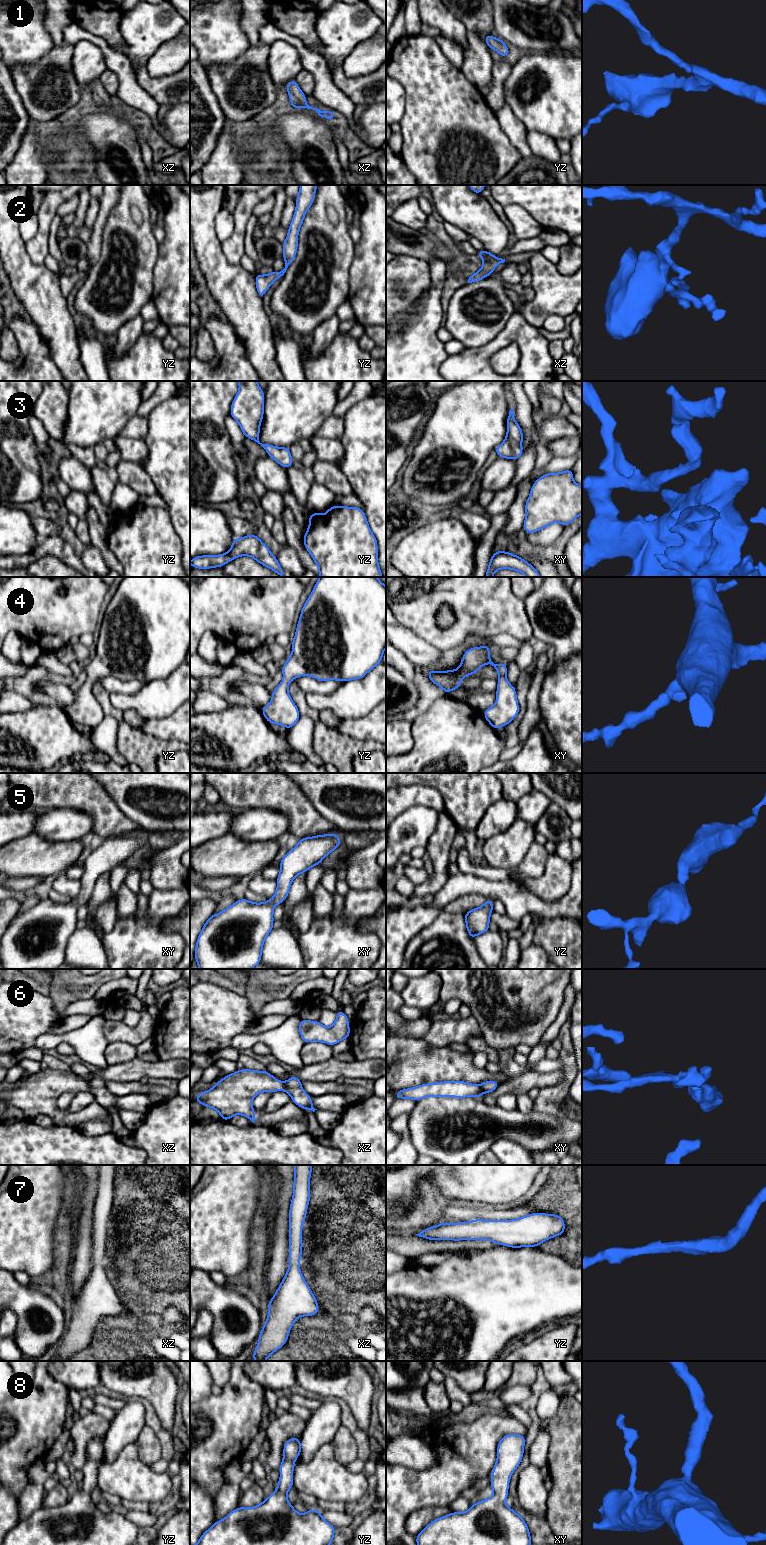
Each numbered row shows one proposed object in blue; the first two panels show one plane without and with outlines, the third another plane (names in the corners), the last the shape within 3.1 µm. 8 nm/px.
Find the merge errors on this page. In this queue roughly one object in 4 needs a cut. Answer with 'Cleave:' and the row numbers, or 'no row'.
Cleave: 6

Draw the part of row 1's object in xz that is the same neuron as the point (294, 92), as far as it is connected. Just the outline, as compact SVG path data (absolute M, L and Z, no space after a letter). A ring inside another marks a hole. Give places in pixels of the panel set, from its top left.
M296 79L288 82L285 87L288 91L288 96L290 97L290 104L292 108L307 108L315 110L319 116L326 117L329 121L333 121L336 114L330 110L325 112L317 108L312 108L306 102L306 95L299 88Z

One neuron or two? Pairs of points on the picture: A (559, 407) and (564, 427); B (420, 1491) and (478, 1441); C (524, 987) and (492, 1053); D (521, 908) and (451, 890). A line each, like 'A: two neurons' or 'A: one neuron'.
A: two neurons
B: one neuron
C: two neurons
D: one neuron

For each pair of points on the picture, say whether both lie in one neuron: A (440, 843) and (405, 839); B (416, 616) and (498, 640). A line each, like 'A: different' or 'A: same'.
A: different
B: different

